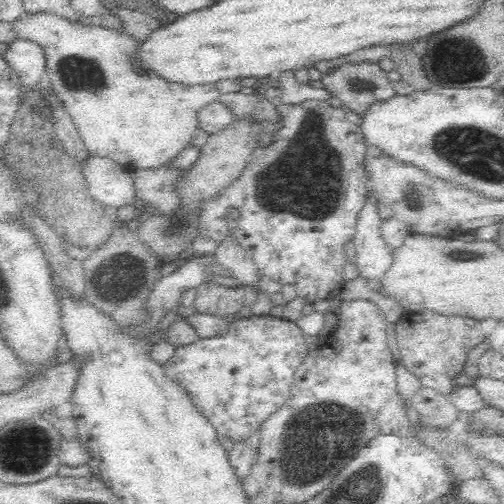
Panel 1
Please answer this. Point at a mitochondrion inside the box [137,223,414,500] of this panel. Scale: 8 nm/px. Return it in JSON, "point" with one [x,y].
{"point":[328,434]}

